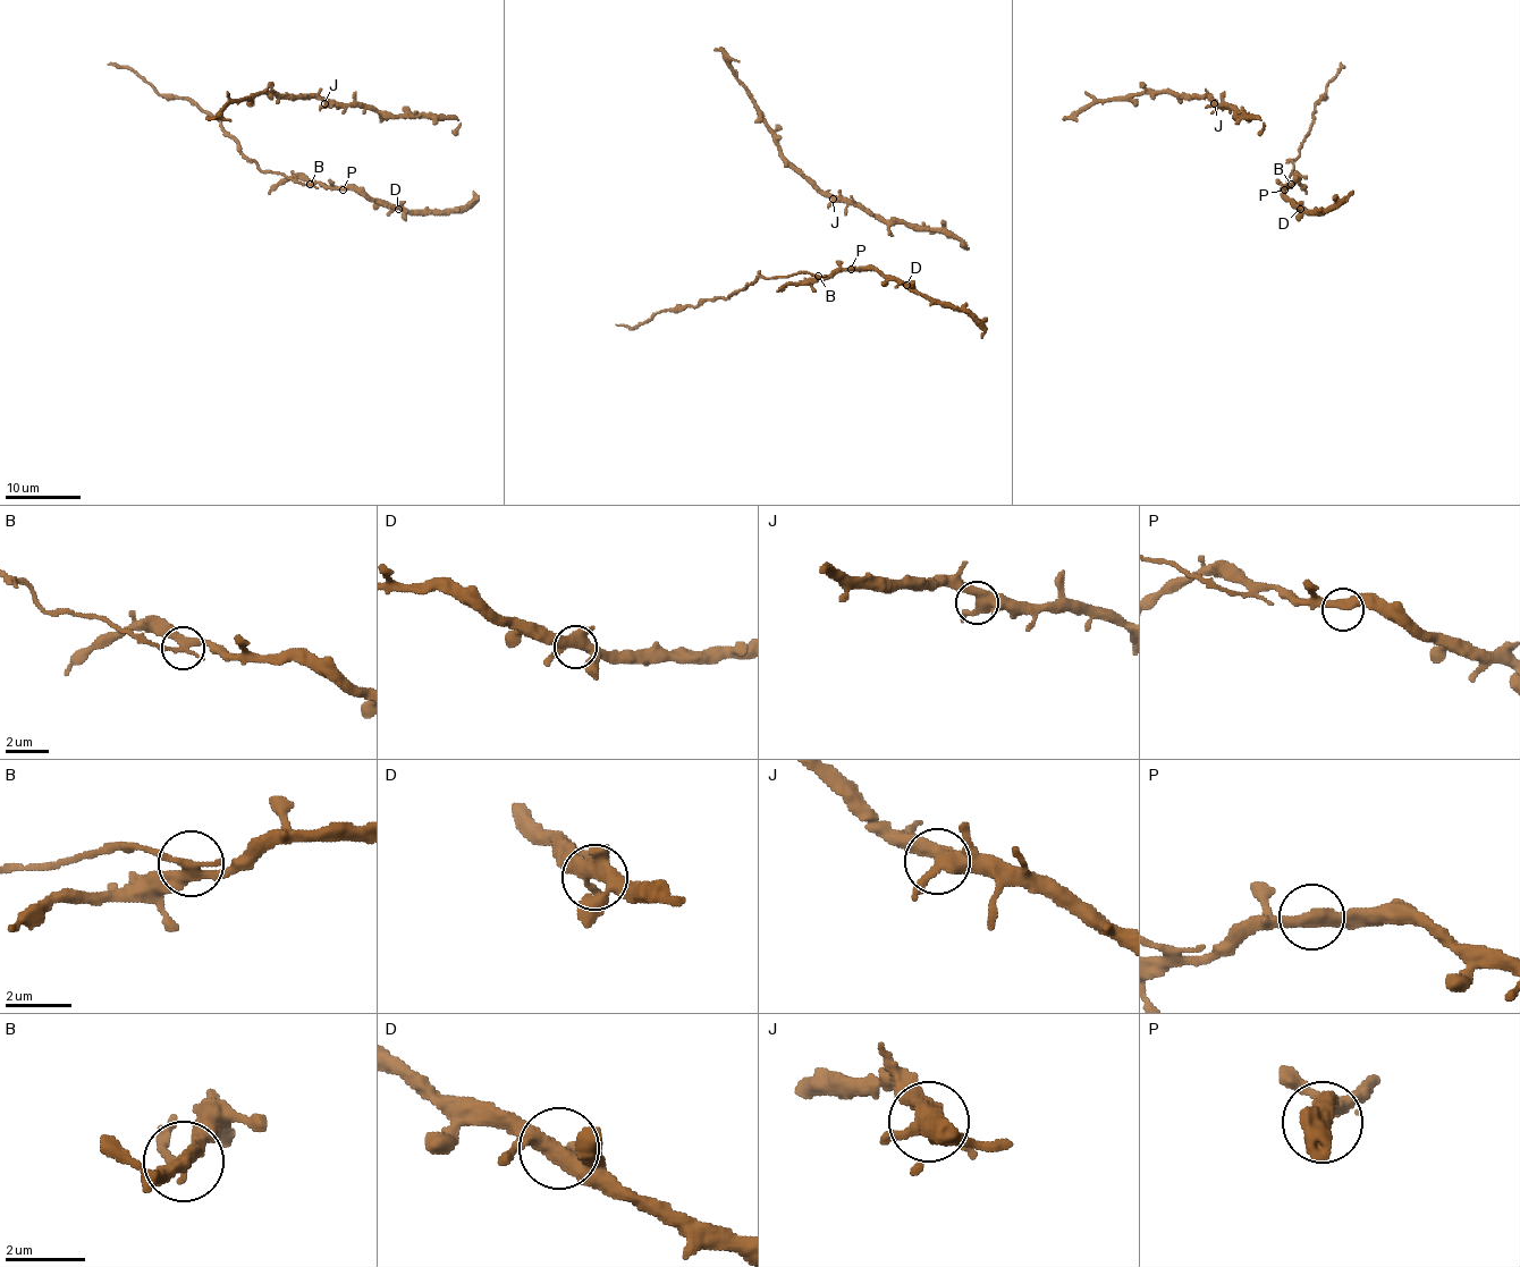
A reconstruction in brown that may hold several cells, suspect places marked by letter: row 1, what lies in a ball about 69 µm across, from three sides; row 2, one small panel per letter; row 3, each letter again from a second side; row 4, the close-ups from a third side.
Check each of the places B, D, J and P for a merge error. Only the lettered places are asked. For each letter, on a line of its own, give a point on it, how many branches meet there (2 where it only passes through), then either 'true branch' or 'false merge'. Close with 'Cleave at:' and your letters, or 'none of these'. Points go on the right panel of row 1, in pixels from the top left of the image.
B: (1291, 184) | 3 | false merge
D: (1300, 209) | 4 | true branch
J: (1214, 103) | 3 | true branch
P: (1284, 189) | 2 | true branch
Cleave at: B

